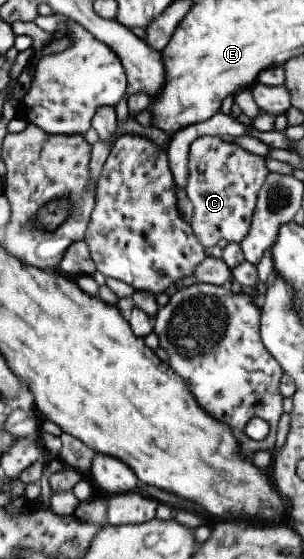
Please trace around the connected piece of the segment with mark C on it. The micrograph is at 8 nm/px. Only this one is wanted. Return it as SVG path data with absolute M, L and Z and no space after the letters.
M200 135L190 143L186 170L188 175L183 189L192 204L188 224L200 245L209 248L220 238L239 244L248 234L257 192L269 172L265 156L251 154L233 141Z

